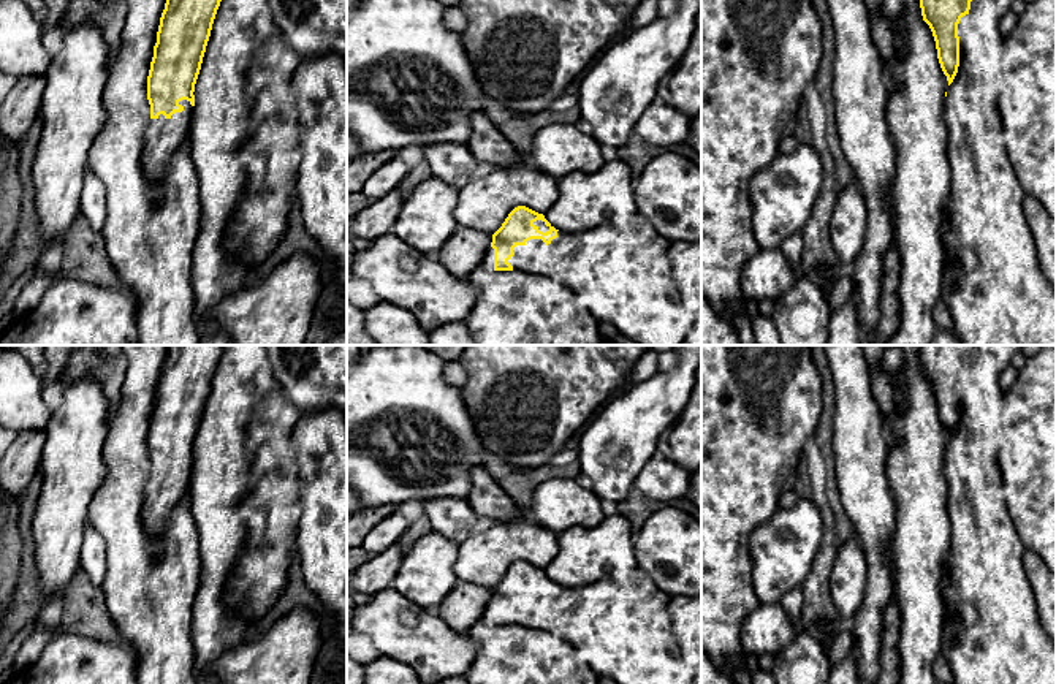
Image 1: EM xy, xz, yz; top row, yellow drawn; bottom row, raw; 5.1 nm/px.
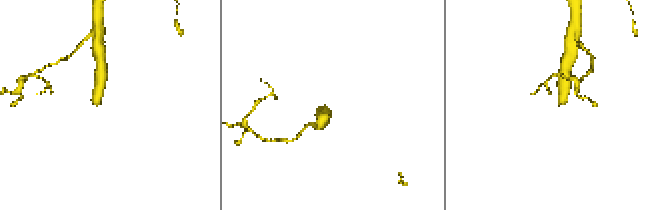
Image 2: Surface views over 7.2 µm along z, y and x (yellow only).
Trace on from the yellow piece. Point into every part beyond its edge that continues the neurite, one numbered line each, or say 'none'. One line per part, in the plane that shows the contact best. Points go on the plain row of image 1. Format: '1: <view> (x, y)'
1: yz (998, 638)

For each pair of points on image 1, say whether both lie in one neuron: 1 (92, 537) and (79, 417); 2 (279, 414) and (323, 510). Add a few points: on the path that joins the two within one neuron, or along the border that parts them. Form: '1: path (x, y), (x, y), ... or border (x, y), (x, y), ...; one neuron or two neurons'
1: border (87, 523), (83, 532), (79, 559); two neurons
2: border (300, 414), (292, 433), (296, 477); two neurons

